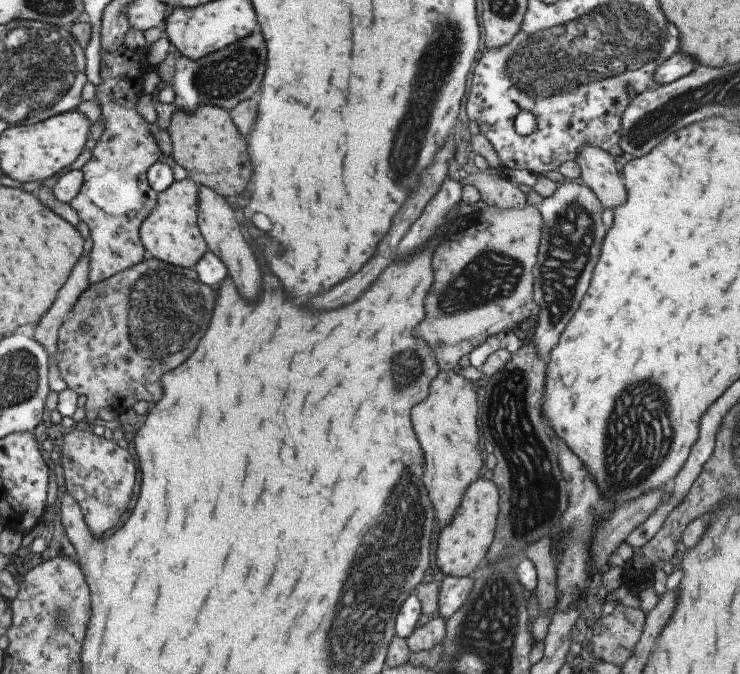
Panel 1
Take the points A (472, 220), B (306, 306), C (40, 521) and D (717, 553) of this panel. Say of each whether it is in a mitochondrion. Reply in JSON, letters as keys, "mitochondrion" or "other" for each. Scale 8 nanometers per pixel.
{"A":"other","B":"other","C":"other","D":"other"}

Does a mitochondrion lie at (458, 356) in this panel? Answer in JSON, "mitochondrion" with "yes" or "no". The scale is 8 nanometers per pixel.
{"mitochondrion":"no"}

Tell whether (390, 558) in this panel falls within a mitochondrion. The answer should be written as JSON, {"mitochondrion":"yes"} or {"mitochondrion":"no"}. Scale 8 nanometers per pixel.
{"mitochondrion":"yes"}

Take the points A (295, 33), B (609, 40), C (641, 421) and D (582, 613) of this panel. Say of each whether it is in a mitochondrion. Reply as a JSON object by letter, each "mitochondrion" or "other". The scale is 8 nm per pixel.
{"A":"other","B":"mitochondrion","C":"mitochondrion","D":"other"}

